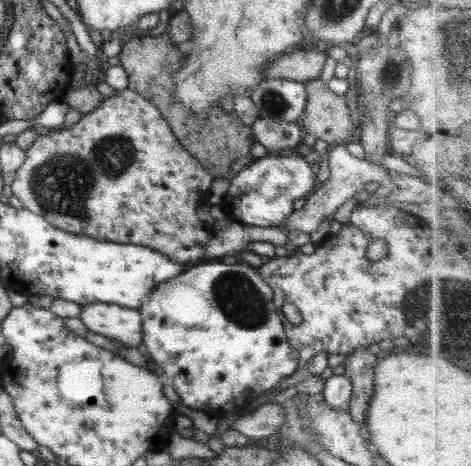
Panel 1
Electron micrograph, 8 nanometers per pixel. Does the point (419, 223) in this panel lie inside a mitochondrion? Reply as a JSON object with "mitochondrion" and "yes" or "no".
{"mitochondrion":"no"}

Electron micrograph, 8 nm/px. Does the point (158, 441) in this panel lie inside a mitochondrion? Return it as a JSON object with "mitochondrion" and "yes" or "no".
{"mitochondrion":"no"}

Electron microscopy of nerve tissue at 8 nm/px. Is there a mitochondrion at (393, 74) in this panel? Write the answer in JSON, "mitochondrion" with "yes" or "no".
{"mitochondrion":"yes"}

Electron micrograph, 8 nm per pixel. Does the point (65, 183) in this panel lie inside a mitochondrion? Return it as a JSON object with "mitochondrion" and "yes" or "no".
{"mitochondrion":"yes"}

